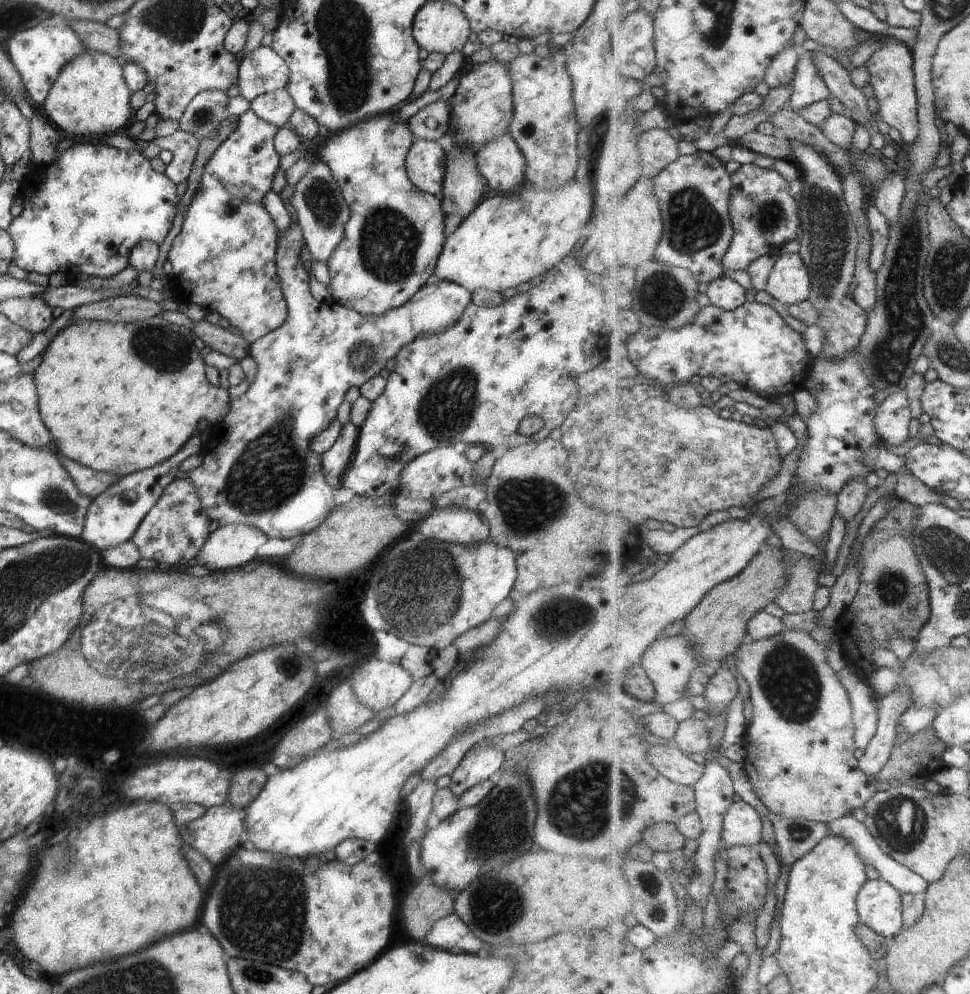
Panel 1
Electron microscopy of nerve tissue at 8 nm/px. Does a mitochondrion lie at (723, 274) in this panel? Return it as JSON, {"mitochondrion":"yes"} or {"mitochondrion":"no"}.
{"mitochondrion":"no"}

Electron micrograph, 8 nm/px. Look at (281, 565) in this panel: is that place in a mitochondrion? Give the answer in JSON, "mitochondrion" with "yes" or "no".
{"mitochondrion":"no"}

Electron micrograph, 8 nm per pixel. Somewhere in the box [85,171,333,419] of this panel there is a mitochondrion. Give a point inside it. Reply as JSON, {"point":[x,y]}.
{"point":[168,350]}

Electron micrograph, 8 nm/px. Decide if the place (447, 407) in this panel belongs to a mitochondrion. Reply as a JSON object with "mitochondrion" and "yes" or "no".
{"mitochondrion":"yes"}

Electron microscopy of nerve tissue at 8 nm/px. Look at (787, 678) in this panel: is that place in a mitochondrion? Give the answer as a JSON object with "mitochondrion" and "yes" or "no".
{"mitochondrion":"yes"}

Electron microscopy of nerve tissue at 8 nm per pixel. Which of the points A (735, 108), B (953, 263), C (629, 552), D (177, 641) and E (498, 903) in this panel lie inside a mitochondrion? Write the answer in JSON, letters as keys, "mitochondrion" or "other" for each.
{"A":"other","B":"mitochondrion","C":"other","D":"mitochondrion","E":"mitochondrion"}

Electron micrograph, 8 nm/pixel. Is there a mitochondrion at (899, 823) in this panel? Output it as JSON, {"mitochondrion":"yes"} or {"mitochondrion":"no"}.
{"mitochondrion":"yes"}

